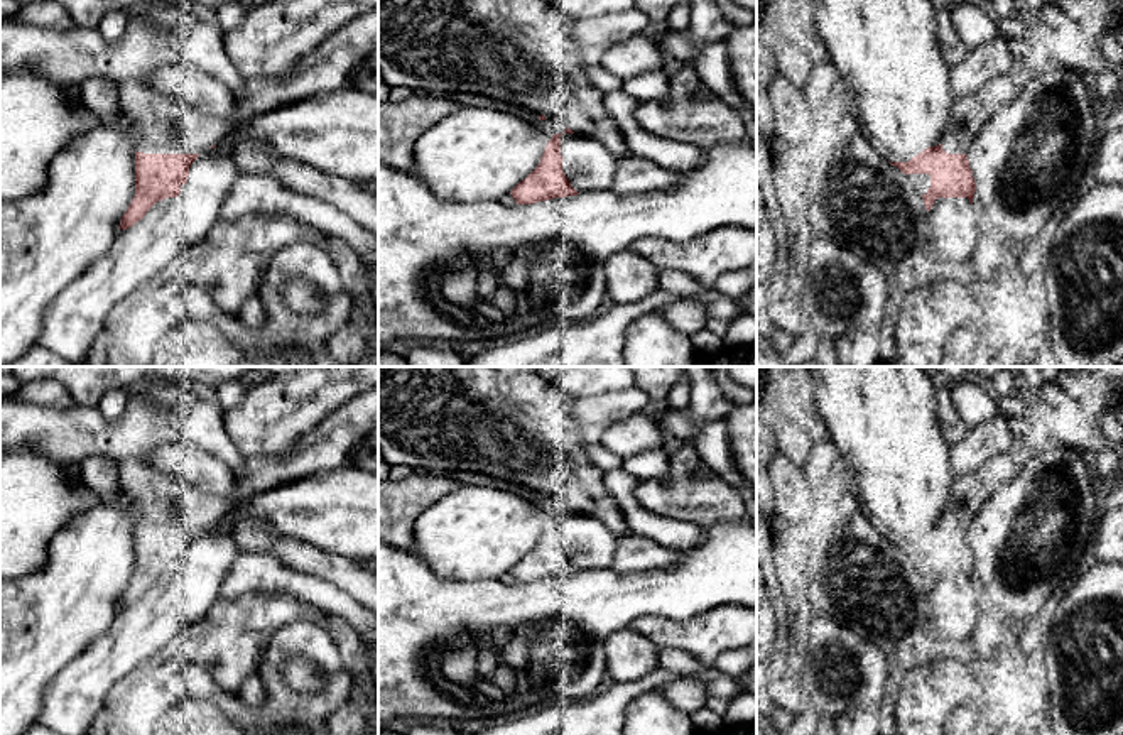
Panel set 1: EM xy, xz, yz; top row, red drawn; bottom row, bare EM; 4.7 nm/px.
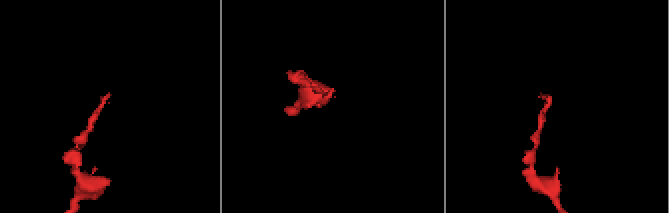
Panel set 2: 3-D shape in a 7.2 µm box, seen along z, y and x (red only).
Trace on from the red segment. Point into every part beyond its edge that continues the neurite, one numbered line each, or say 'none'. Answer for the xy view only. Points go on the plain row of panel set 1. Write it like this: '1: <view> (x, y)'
1: xy (164, 504)

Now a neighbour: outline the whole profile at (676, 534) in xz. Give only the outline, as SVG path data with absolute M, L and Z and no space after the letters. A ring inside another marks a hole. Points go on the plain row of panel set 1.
M623 468L606 471L603 483L620 507L630 534L645 536L677 551L692 549L704 541L704 527L660 517L643 509L635 497L638 480Z

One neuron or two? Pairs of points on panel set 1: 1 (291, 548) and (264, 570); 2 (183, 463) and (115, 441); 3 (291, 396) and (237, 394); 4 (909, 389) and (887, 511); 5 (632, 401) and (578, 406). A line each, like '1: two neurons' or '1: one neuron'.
1: two neurons
2: two neurons
3: two neurons
4: one neuron
5: one neuron

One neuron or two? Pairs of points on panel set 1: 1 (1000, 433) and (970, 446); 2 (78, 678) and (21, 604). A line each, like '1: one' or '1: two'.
1: one
2: two

